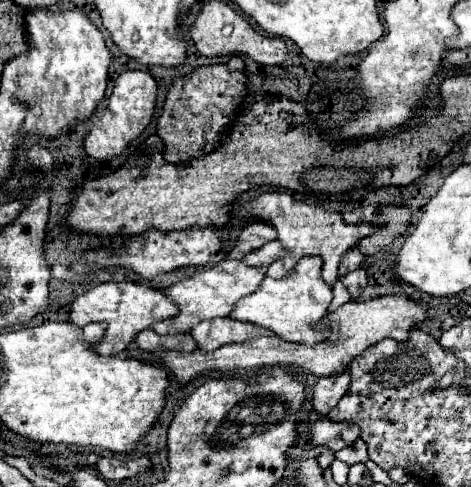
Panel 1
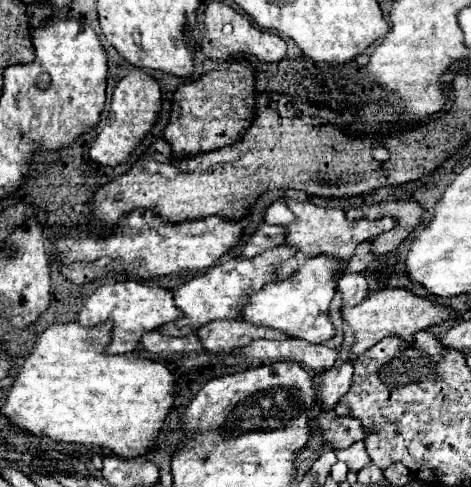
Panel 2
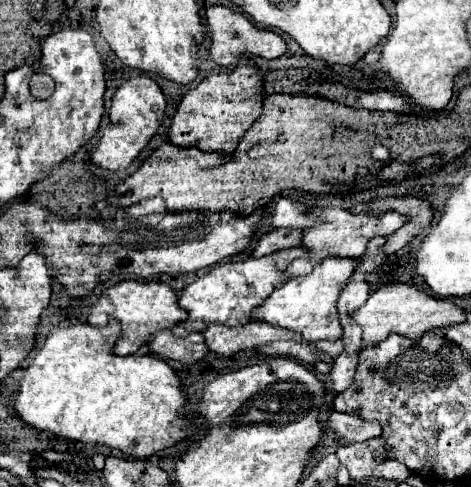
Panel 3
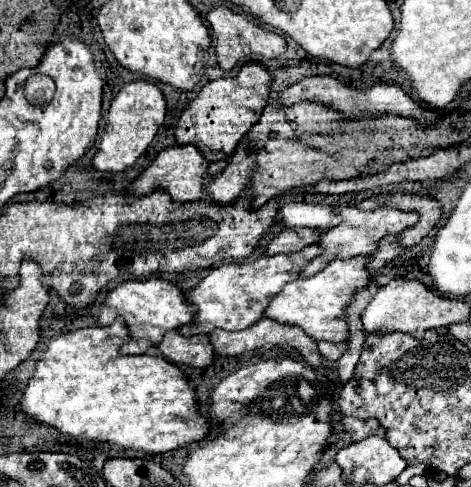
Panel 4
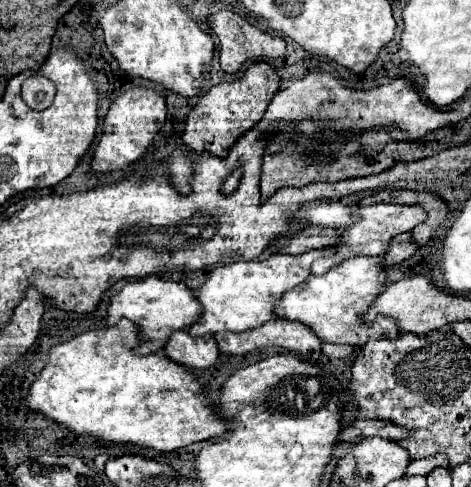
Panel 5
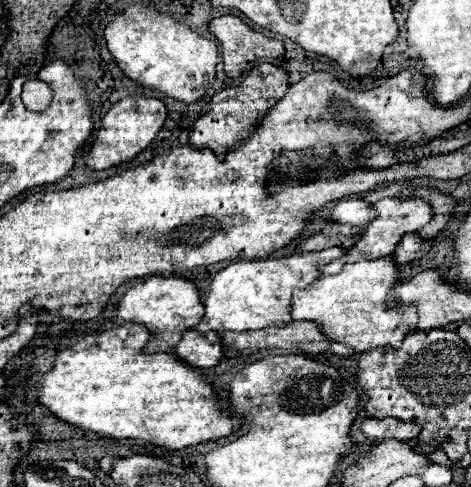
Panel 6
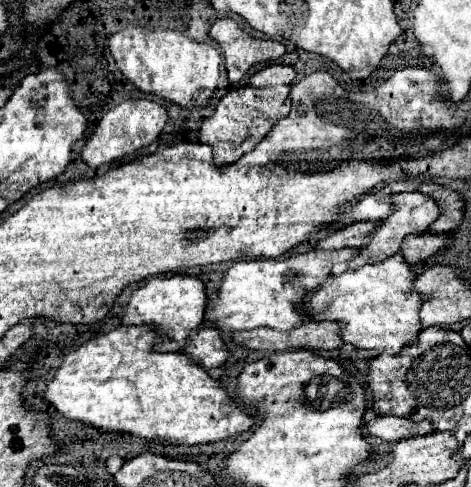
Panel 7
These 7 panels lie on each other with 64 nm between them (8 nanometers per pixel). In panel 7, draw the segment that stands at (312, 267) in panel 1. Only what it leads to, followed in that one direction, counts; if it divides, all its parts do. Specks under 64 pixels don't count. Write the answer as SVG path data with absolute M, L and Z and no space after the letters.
M394 254L378 264L364 264L358 270L346 270L340 276L328 276L322 286L316 290L304 294L300 302L300 314L306 312L312 320L332 320L340 324L340 338L342 342L348 342L356 348L364 350L388 350L390 354L398 354L402 350L402 344L414 342L420 334L420 296L410 294L412 280L416 274L412 272L410 264L404 262L402 254Z

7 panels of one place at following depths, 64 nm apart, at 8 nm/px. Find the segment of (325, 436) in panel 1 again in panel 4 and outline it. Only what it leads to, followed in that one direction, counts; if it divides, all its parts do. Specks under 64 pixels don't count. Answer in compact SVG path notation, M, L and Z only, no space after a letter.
M342 416L340 420L340 426L344 432L352 432L352 440L354 442L360 442L372 434L380 434L382 428L380 428L380 422L376 420L360 420L360 418L352 418L352 416Z

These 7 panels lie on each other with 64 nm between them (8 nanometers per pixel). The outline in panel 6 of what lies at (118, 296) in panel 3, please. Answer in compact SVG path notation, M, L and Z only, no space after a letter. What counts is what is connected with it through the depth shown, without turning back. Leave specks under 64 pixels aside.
M148 276L144 282L138 282L126 290L120 304L116 306L116 324L136 322L144 324L152 334L152 340L144 346L142 352L170 352L178 342L184 330L194 328L202 320L202 304L198 288L182 278L162 278Z

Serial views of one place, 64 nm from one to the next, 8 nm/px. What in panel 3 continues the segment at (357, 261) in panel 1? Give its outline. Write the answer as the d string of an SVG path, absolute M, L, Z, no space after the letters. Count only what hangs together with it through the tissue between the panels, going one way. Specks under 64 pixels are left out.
M372 238L368 242L368 248L366 252L360 256L360 264L356 266L354 270L354 278L362 278L362 274L366 272L372 272L378 264L382 264L382 260L386 258L382 252L380 252L380 246L384 244L384 238Z

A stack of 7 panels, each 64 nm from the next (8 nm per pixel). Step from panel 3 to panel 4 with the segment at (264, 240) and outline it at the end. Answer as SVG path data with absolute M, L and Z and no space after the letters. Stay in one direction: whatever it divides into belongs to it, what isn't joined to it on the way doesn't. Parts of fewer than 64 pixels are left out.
M286 228L270 240L270 244L264 248L264 252L268 256L300 252L302 248L314 244L318 240L318 234L320 234L318 230L308 230L308 228Z

